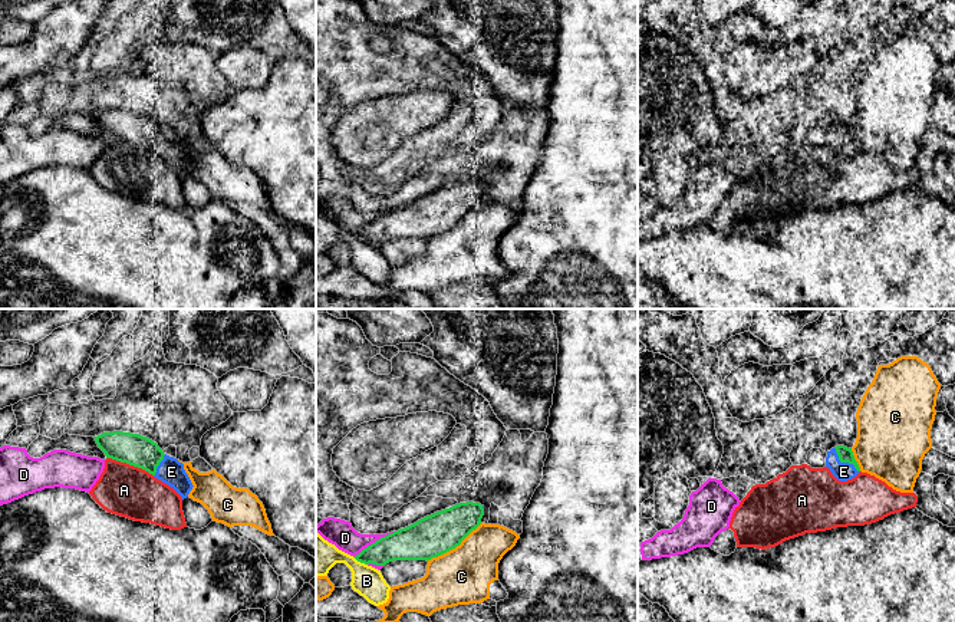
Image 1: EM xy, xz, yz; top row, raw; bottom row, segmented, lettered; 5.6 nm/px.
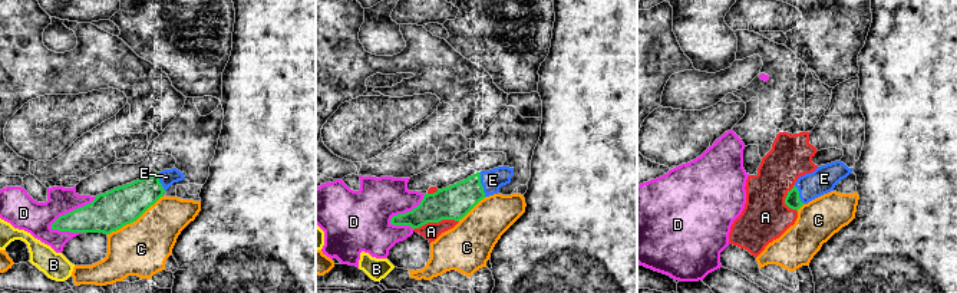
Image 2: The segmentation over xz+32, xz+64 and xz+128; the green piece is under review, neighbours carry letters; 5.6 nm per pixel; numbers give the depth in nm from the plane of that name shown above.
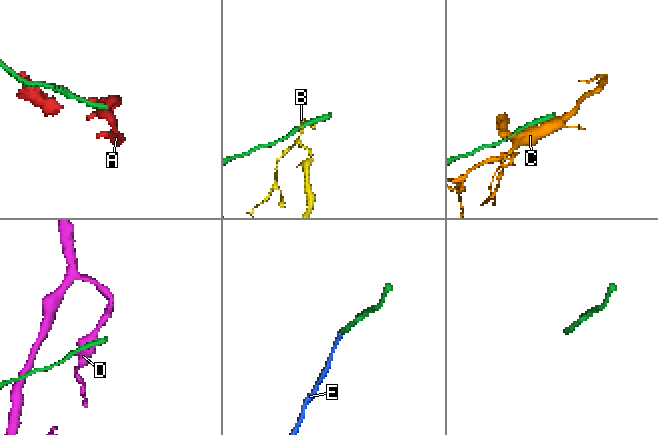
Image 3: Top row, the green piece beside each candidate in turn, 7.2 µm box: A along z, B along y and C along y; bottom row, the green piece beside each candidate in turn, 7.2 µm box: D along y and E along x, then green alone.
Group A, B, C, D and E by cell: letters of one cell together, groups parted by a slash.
A / B / C / D / E

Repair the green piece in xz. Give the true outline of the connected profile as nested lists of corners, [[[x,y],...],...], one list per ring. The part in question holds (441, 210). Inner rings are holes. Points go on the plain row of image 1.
[[[460,181],[427,194],[416,201],[381,215],[355,237],[365,243],[385,244],[393,238],[431,238],[457,224],[481,203],[480,181]]]

